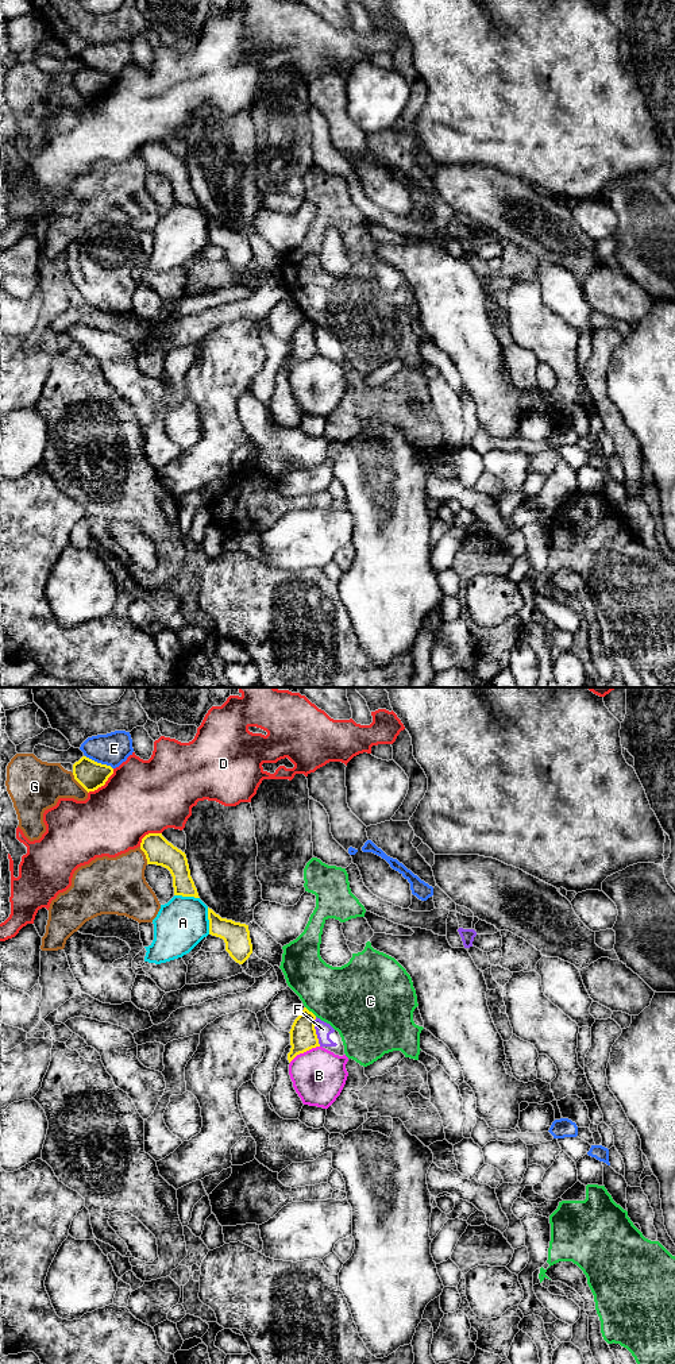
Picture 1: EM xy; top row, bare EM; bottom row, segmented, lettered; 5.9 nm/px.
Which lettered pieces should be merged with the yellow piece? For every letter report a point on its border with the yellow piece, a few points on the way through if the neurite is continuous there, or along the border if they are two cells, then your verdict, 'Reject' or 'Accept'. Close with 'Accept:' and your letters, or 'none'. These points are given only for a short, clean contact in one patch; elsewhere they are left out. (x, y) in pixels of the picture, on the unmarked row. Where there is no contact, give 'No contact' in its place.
A: Touches yellow at xy (209, 230). Boundary: xy (207, 216), (209, 242). Reject
B: Touches yellow at xy (304, 359). Boundary: xy (319, 354), (297, 362), (289, 370). Reject
C: Touches yellow at xy (311, 320). Reject
D: Touches yellow at xy (103, 93). Reject
E: Touches yellow at xy (99, 72). Reject
F: Touches yellow at xy (315, 340). Boundary: xy (315, 326), (315, 342), (320, 354). Reject
G: Touches yellow at xy (78, 91). Reject
Accept: none

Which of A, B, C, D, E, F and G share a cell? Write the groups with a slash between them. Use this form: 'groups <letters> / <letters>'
groups A / B / C / D / E / F / G

